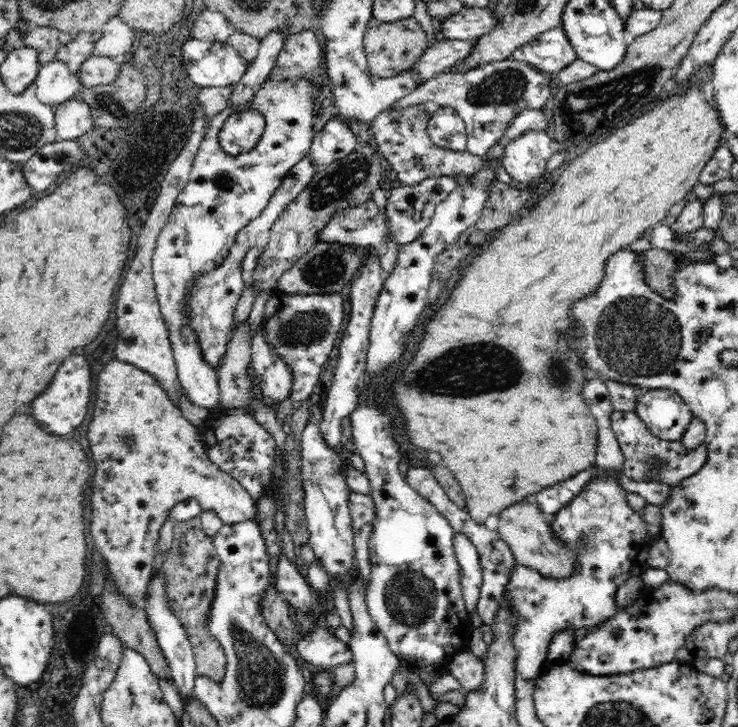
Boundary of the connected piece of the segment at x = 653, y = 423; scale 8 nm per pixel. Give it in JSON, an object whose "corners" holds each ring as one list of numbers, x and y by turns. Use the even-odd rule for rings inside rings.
{"corners":[[649,389,636,402,635,413,658,438,680,441,694,417,676,391]]}

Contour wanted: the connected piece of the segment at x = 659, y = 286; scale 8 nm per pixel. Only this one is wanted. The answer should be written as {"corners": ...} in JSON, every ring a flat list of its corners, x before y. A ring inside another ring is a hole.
{"corners":[[652,248,641,252,642,265,644,265,646,285,667,300,676,298,674,285,670,284,670,276,674,272,674,266,680,264,678,256,682,254,670,253,666,250]]}

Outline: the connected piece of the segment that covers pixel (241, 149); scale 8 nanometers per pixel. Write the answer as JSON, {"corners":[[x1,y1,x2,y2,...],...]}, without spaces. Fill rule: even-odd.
{"corners":[[246,110,244,114,230,115,219,132,222,150,230,156,250,152,265,129,265,118,259,110]]}

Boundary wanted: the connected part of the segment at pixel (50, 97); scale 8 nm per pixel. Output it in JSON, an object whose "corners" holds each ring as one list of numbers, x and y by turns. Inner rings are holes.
{"corners":[[56,59,39,66,34,83,37,99,51,107,79,97,85,88,77,73]]}

